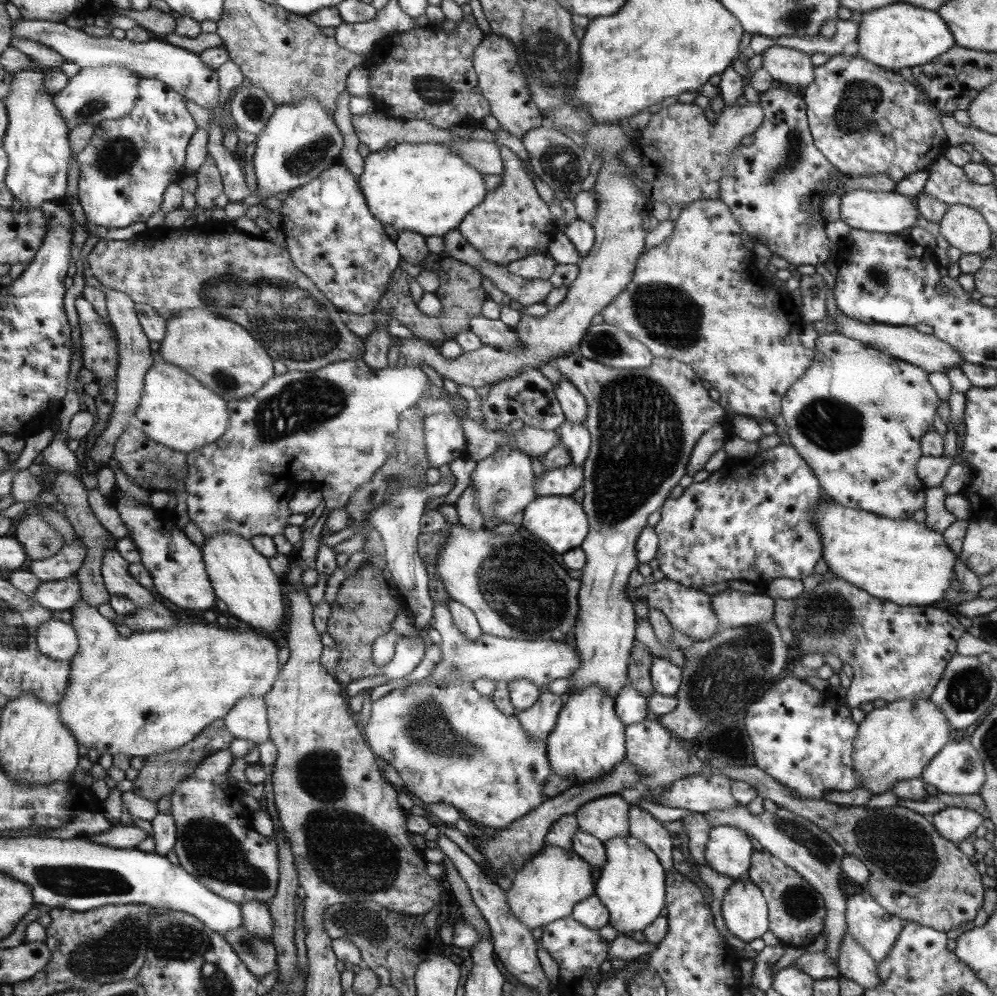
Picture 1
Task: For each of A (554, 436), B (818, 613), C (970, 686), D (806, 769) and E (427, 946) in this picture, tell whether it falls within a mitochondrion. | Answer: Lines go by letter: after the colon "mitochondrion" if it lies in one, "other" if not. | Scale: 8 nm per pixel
A: other
B: mitochondrion
C: mitochondrion
D: mitochondrion
E: other

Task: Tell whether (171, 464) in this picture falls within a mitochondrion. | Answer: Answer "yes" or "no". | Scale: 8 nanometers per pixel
no

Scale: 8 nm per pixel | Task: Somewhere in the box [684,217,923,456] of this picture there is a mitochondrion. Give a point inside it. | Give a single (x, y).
(878, 277)

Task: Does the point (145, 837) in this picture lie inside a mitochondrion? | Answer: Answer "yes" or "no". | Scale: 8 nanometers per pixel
no

